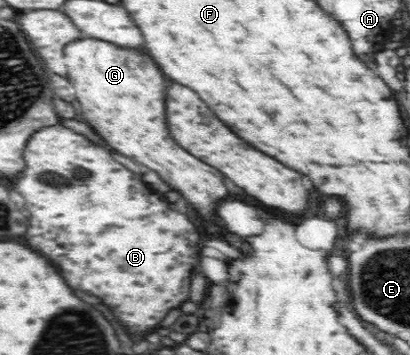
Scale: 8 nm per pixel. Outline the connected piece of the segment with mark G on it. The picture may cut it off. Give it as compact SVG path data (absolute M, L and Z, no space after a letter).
M103 39L78 40L64 47L64 58L69 60L66 62L69 80L77 90L83 120L87 120L111 148L155 170L171 190L189 198L187 202L205 222L213 222L217 218L217 204L229 198L225 176L199 158L193 158L167 134L167 118L163 118L163 90L167 90L167 80L153 58L137 52L134 47L121 47Z

